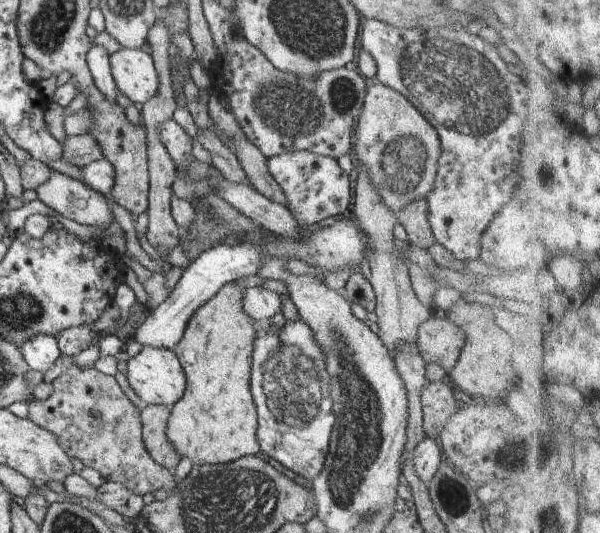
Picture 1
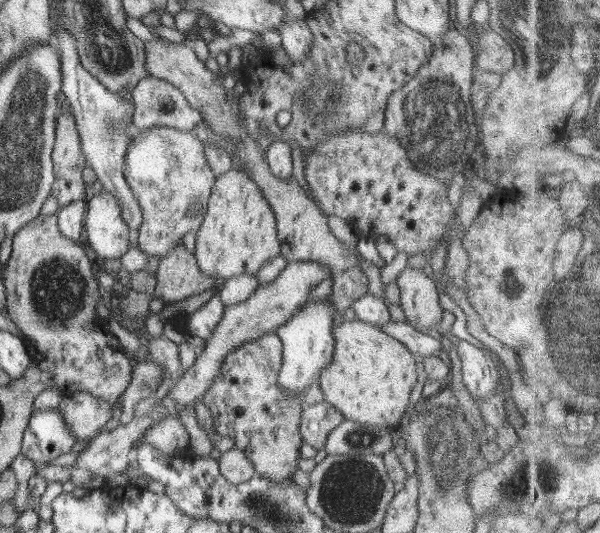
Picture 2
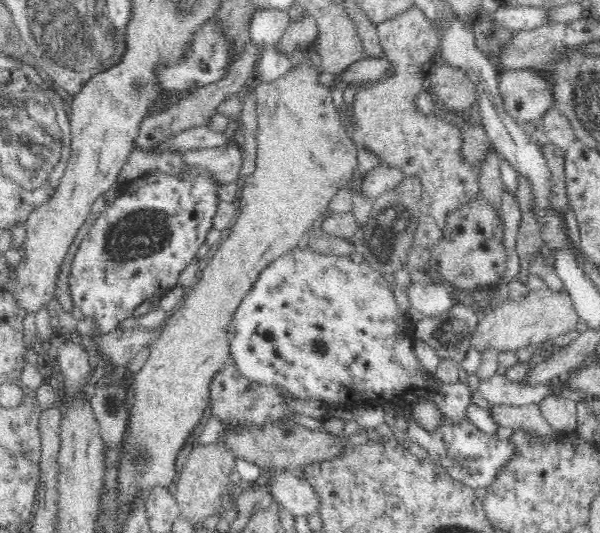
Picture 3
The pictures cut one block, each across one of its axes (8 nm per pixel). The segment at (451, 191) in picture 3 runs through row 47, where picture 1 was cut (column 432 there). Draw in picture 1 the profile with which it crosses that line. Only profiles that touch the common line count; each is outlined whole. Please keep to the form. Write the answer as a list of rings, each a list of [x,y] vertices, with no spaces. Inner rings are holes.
[[[428,380],[422,388],[421,404],[424,432],[436,440],[445,429],[448,418],[459,411],[459,401],[448,384]]]

